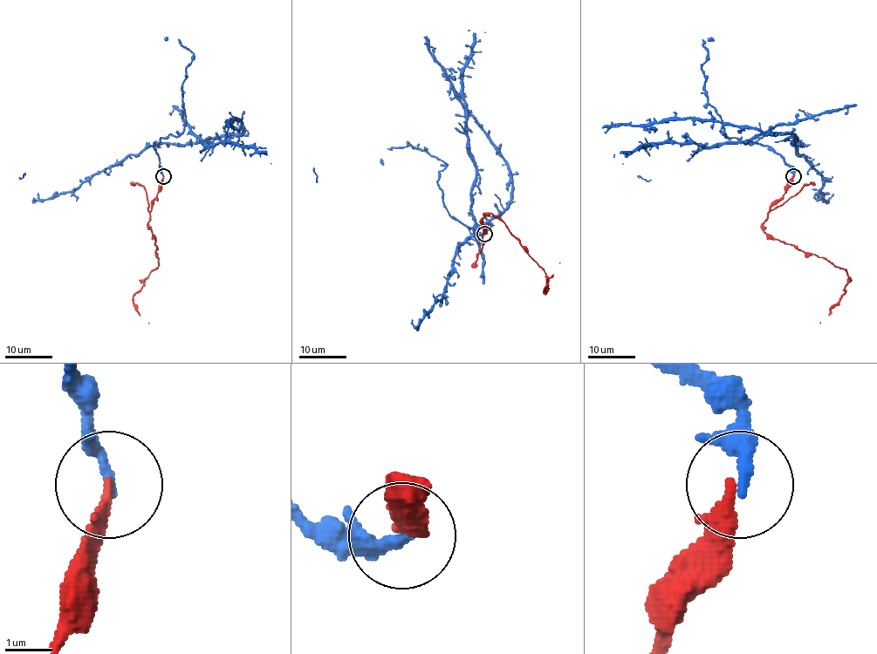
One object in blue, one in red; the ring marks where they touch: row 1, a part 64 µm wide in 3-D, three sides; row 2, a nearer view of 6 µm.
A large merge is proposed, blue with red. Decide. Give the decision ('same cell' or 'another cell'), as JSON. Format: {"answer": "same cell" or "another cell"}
{"answer": "another cell"}

